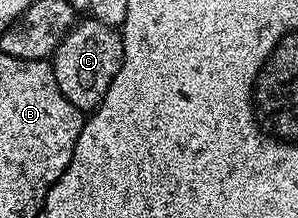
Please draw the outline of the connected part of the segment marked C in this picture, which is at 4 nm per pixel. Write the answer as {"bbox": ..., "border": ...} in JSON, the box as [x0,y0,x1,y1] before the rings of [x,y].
{"bbox":[52,16,124,112],"border":[[[91,16],[77,21],[72,31],[58,44],[56,53],[52,55],[52,71],[54,80],[58,80],[58,88],[62,88],[62,96],[74,104],[81,112],[94,112],[106,96],[114,76],[118,76],[118,68],[124,59],[124,40],[119,29],[102,24]]]}

